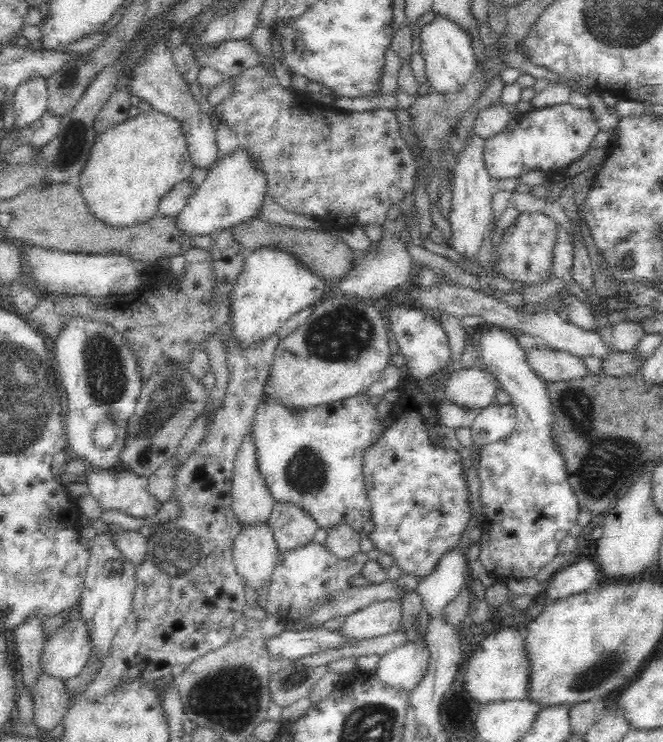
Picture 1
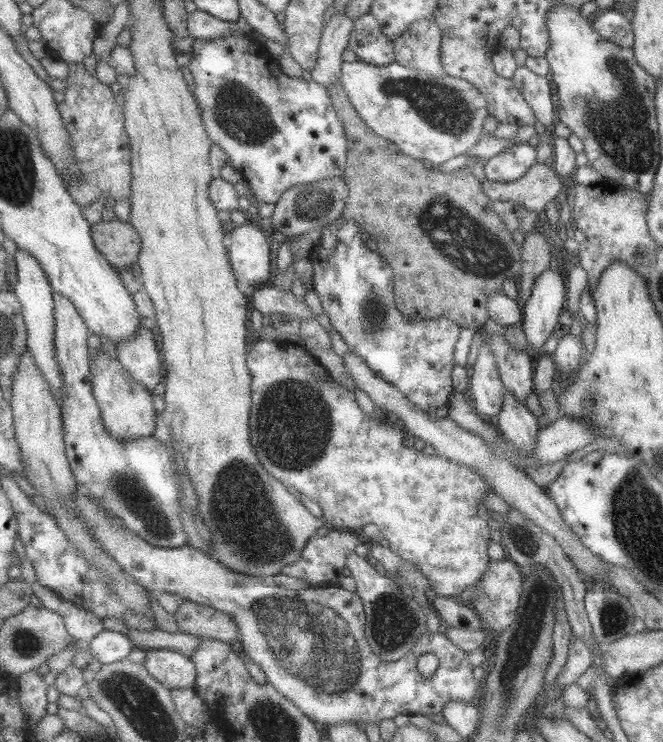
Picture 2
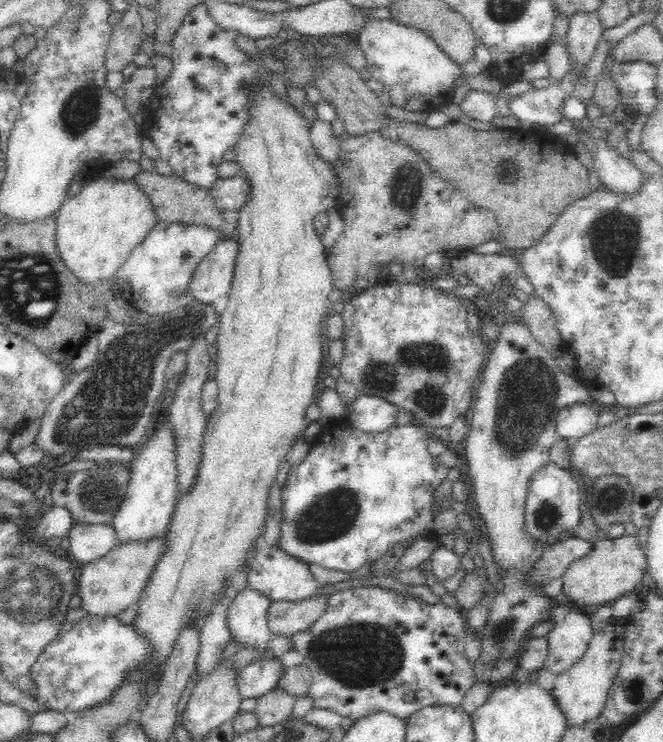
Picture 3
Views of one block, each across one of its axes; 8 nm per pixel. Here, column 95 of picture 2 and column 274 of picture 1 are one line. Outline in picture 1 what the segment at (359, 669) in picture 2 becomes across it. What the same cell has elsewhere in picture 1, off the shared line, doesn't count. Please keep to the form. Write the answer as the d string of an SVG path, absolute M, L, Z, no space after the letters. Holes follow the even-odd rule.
M274 502L268 521L279 552L308 545L319 528L315 518L294 502Z

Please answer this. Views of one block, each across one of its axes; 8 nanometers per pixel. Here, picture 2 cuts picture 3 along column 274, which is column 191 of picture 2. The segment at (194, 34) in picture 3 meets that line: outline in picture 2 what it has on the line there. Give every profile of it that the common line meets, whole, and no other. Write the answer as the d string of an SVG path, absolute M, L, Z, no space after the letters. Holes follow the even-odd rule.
M233 33L211 40L196 39L189 69L194 76L194 94L211 140L227 154L226 164L245 176L259 203L277 204L292 186L343 176L347 168L349 137L328 88L319 82L285 76L265 43L247 33Z

